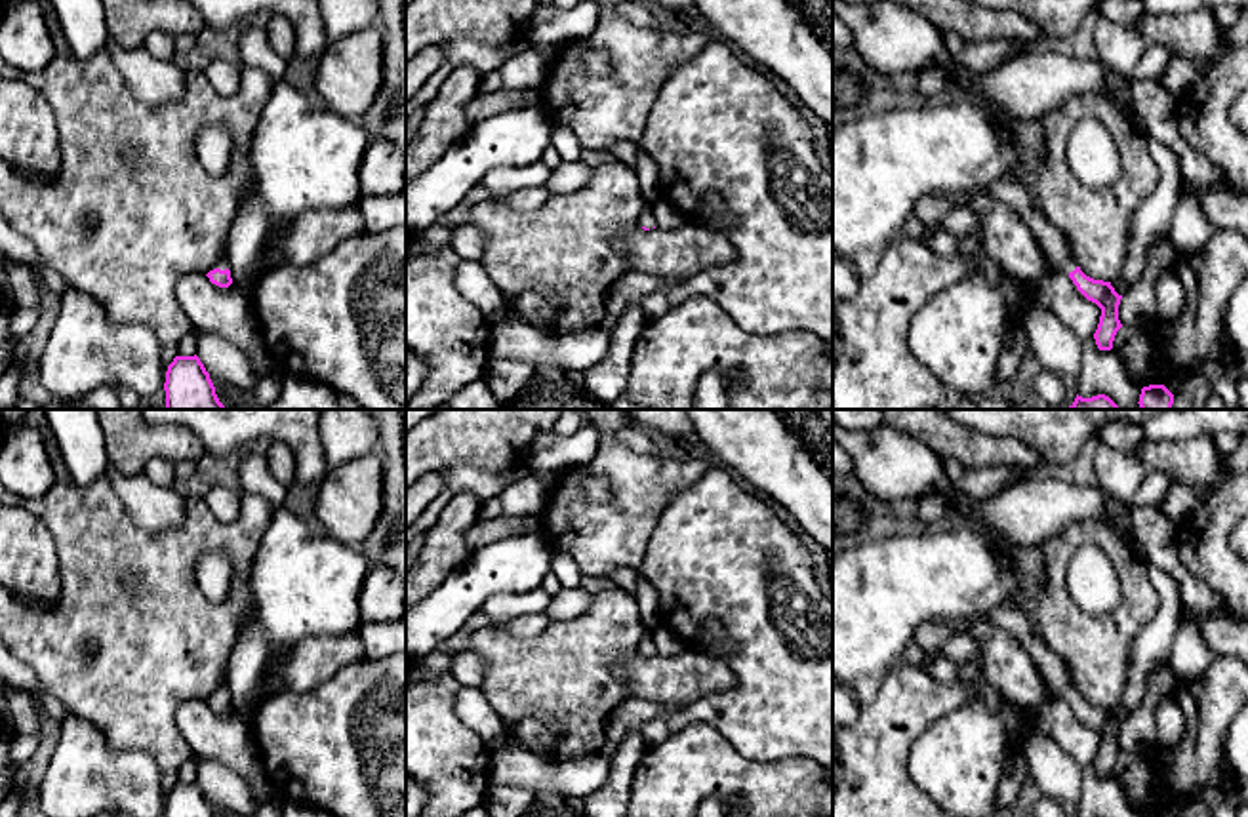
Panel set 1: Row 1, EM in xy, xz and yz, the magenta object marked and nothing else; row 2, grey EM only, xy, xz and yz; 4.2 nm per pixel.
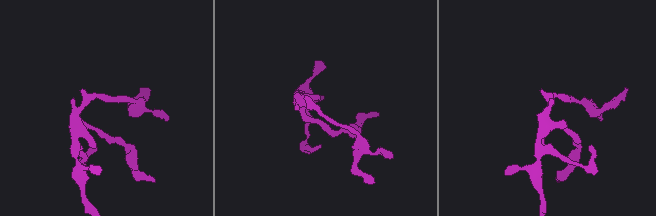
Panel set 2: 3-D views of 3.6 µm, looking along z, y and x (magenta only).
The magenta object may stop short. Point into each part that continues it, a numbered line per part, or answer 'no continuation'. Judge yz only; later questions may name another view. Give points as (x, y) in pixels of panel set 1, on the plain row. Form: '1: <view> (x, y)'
1: yz (1010, 617)

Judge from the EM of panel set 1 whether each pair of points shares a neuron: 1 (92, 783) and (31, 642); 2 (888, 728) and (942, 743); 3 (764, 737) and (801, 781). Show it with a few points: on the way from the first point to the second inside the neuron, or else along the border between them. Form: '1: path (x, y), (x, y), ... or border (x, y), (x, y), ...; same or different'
1: border (69, 713), (88, 720), (107, 739); different
2: border (953, 709), (913, 741), (907, 758), (911, 779); different
3: border (740, 753), (753, 760), (801, 757), (812, 760); different

